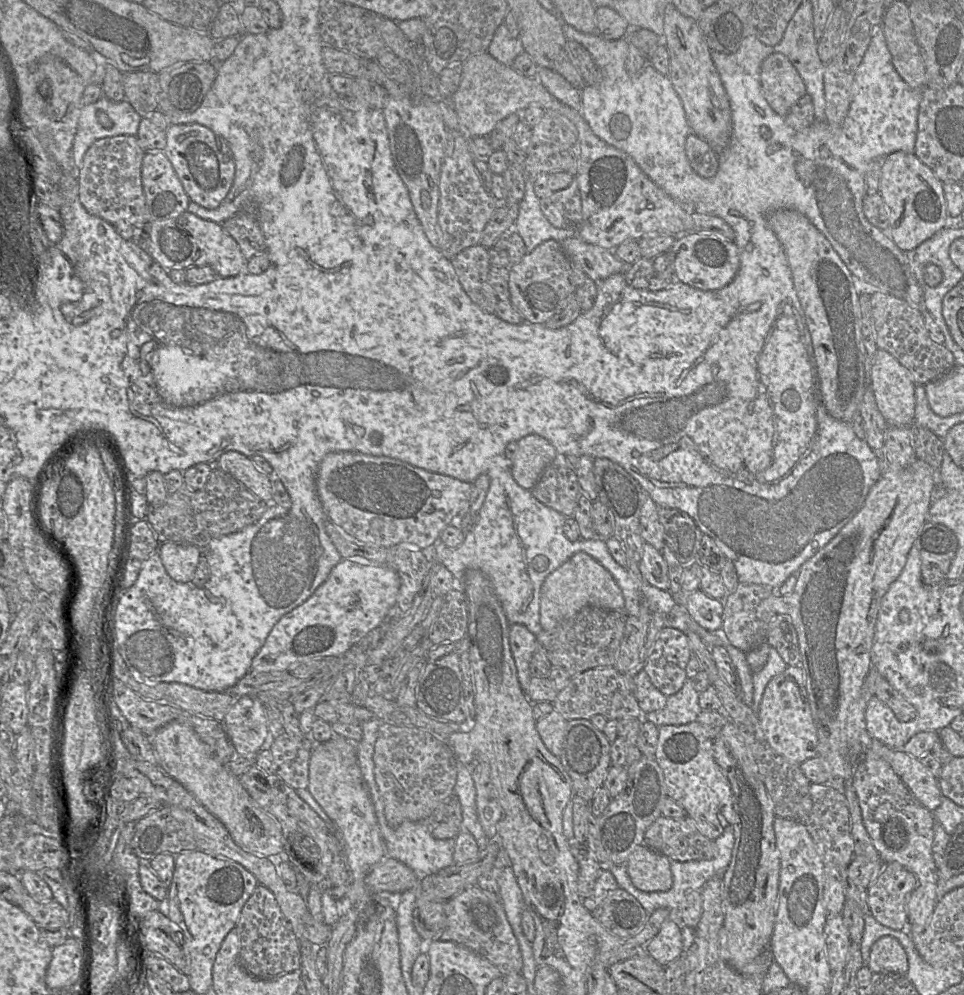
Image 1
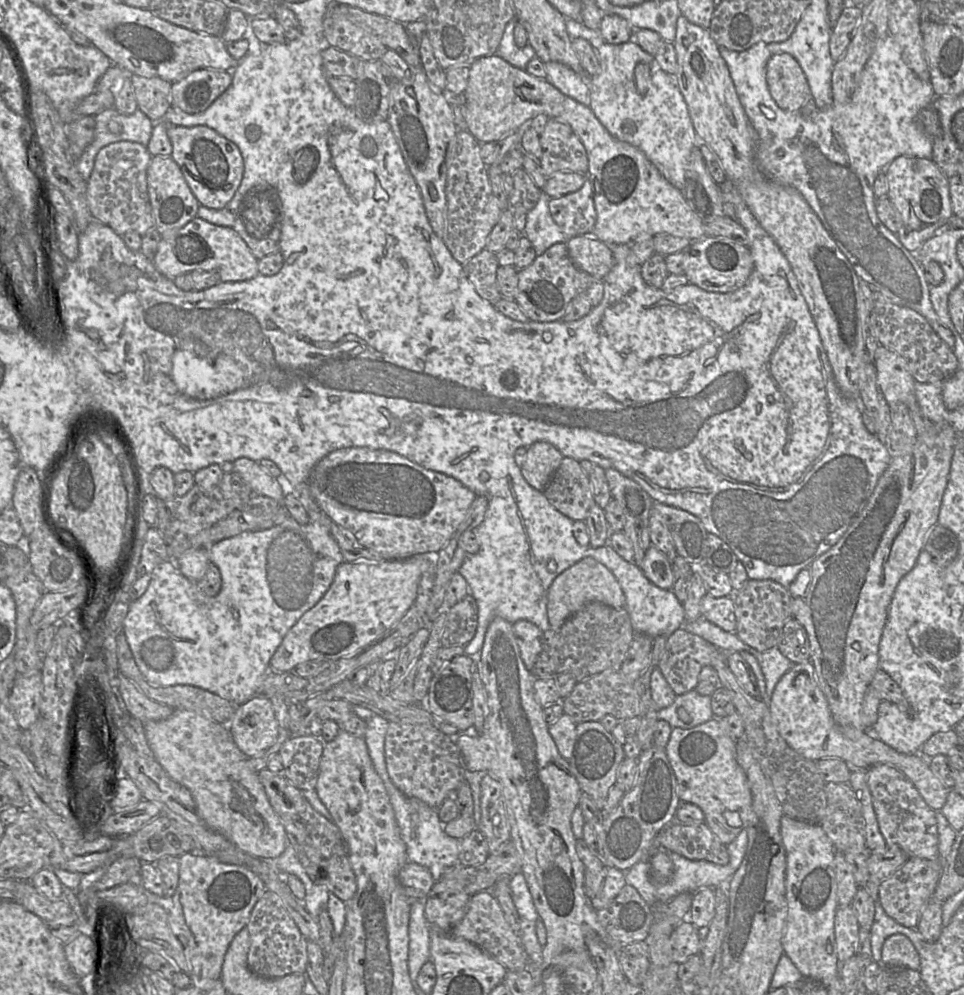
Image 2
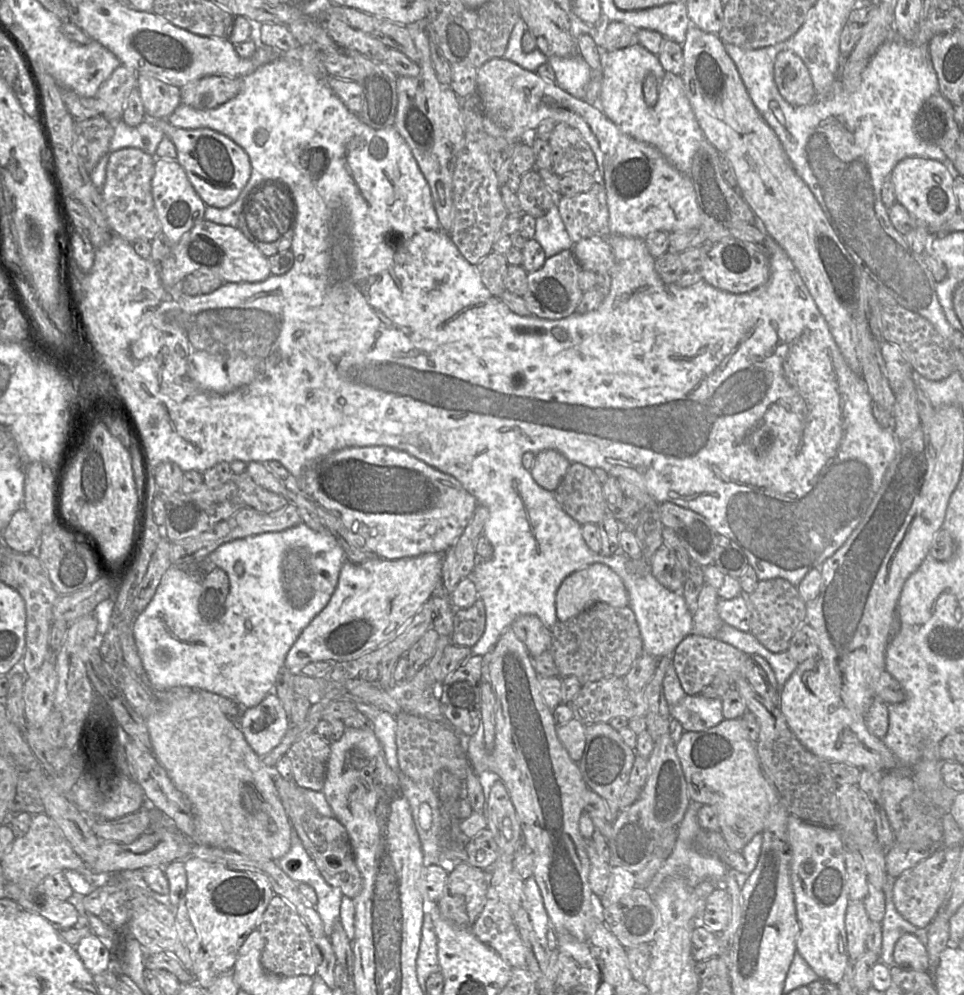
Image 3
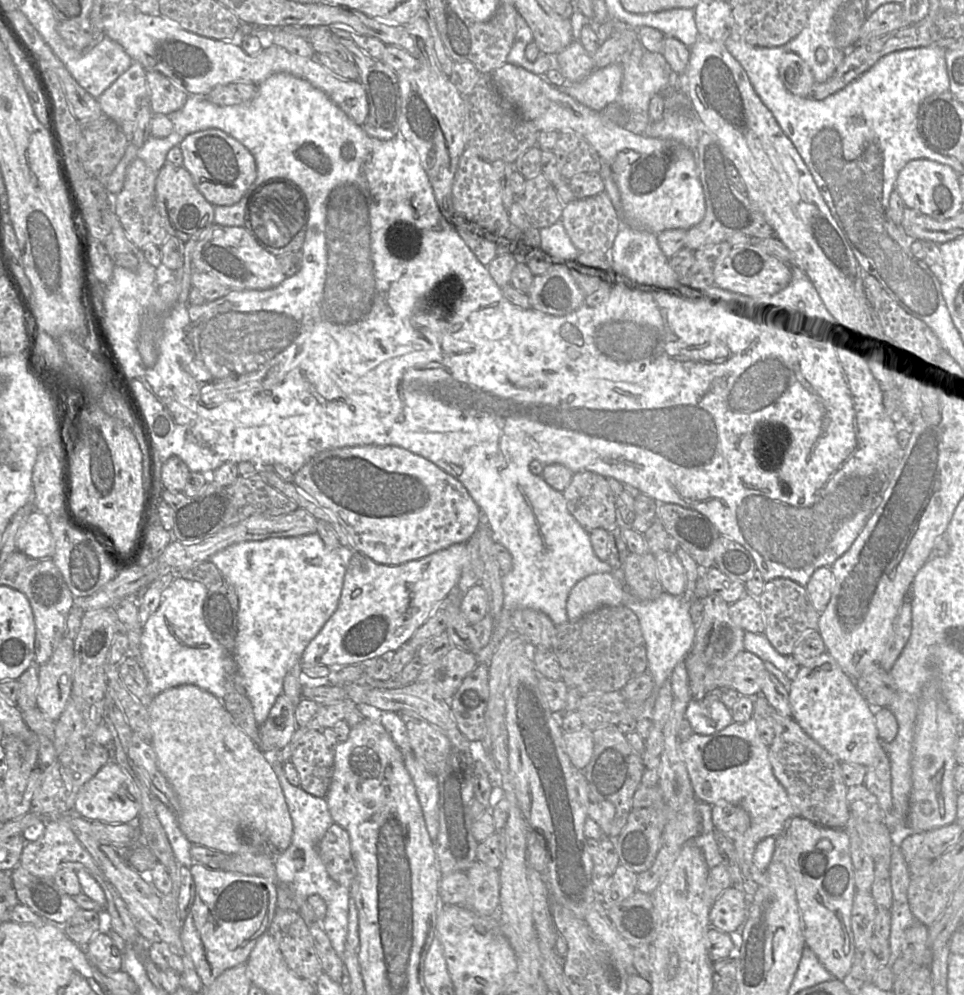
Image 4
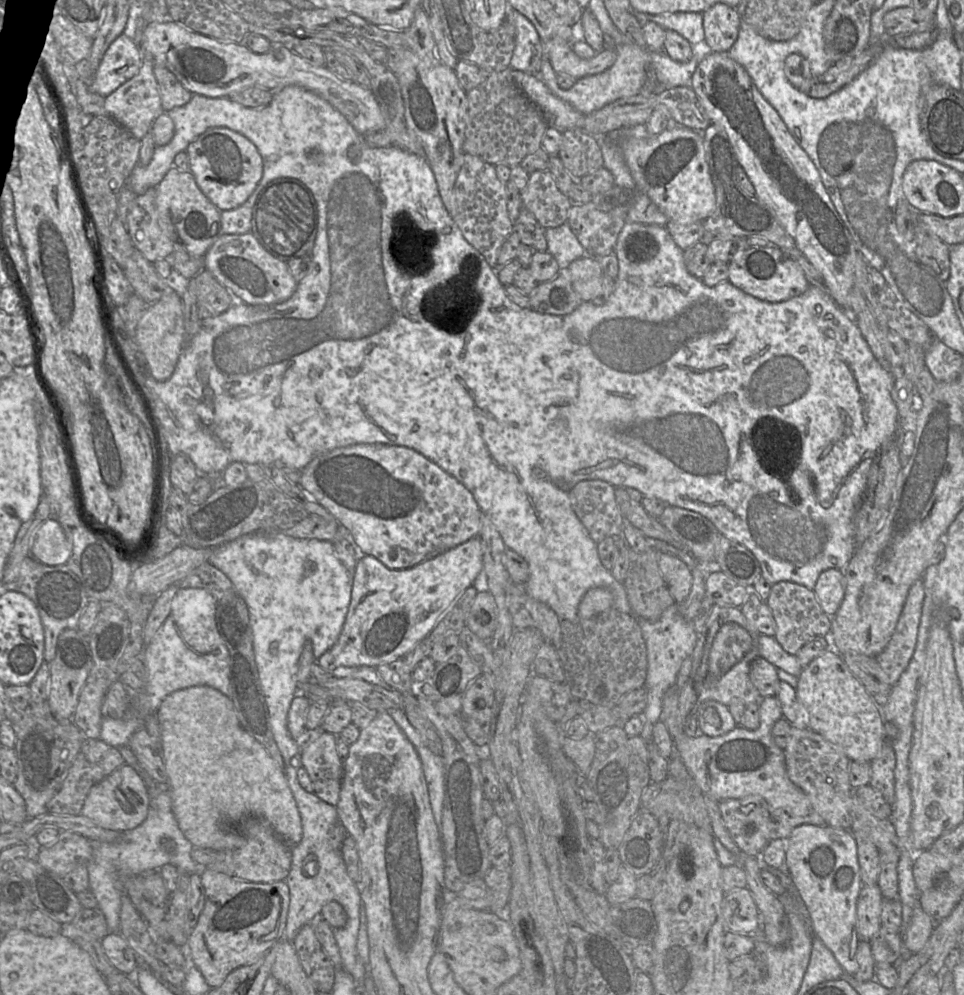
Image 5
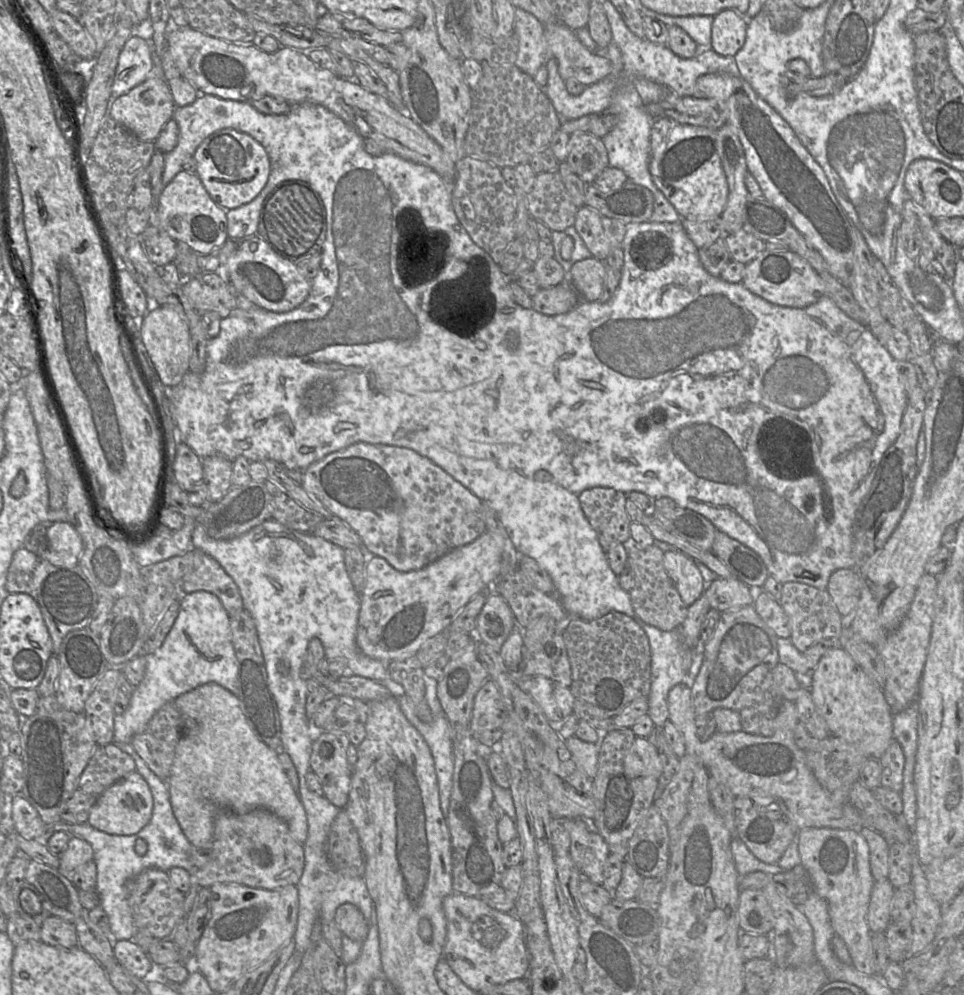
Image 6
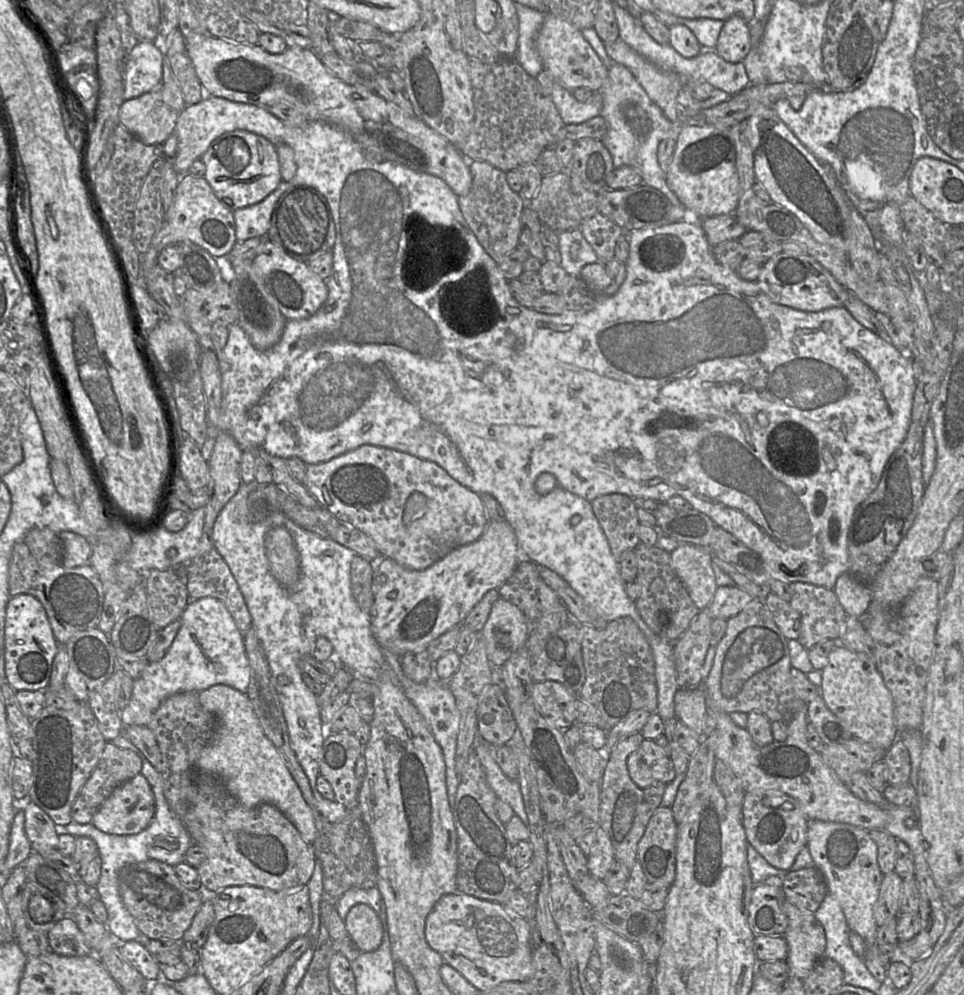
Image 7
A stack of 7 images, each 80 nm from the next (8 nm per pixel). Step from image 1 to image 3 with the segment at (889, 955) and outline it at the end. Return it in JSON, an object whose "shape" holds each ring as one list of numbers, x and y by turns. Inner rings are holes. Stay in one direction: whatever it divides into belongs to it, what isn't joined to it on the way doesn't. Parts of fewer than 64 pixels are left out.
{"shape":[[905,933,893,949,895,965,918,971,929,971,927,946,911,933]]}

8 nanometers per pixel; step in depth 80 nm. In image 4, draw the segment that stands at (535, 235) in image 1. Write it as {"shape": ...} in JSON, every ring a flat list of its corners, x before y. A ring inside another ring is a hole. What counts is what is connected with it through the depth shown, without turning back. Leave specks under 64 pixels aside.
{"shape":[[562,220,540,229,541,248,551,257,553,263,576,261,579,250,568,236]]}

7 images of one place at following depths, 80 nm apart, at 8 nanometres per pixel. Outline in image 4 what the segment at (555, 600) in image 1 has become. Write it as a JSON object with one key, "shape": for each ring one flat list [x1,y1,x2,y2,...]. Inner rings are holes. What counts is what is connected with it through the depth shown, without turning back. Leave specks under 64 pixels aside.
{"shape":[[596,573,581,579,567,598,568,621,577,621,603,606,622,605,624,588,611,573]]}

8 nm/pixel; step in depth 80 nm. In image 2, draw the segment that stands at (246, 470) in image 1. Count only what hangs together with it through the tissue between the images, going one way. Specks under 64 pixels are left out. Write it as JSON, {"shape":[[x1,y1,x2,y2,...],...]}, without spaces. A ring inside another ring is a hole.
{"shape":[[241,457,231,463,231,471,238,474,256,493,281,502,283,487,258,462]]}

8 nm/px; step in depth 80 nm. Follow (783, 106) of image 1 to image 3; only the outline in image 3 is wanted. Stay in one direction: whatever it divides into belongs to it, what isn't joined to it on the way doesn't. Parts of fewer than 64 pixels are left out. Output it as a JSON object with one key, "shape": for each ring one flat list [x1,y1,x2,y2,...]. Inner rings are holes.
{"shape":[[778,53,773,65,773,76,780,95,790,105,804,106,814,101,815,90,810,73,794,53]]}

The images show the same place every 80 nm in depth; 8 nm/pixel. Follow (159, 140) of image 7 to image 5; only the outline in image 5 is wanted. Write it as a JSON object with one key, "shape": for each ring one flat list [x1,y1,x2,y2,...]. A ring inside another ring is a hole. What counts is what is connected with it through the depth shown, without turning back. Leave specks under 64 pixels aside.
{"shape":[[144,50,142,60,139,72,104,99,106,112,139,140,151,131,155,119,164,112,159,85,154,75,154,60]]}

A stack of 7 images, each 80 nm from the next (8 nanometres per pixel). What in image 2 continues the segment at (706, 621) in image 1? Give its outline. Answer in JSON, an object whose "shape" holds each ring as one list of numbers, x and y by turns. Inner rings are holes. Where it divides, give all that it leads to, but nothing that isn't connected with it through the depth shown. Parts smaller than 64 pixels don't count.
{"shape":[[706,594,700,603,701,618,726,632,735,633,736,617,731,597,713,597]]}

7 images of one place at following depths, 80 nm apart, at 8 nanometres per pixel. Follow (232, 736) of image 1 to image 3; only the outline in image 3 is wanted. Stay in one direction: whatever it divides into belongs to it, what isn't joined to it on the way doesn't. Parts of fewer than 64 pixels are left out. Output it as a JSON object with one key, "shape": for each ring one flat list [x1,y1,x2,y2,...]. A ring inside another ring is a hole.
{"shape":[[274,693,258,705,242,709,235,723,255,753,263,757,279,745,291,726,290,718]]}

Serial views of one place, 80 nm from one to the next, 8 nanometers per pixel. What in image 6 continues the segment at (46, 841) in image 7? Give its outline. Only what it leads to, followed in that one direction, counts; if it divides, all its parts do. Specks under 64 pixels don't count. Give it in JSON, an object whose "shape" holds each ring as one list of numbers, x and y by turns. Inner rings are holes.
{"shape":[[20,794,12,796,11,818,15,831,22,837,46,843,50,829,37,810]]}

